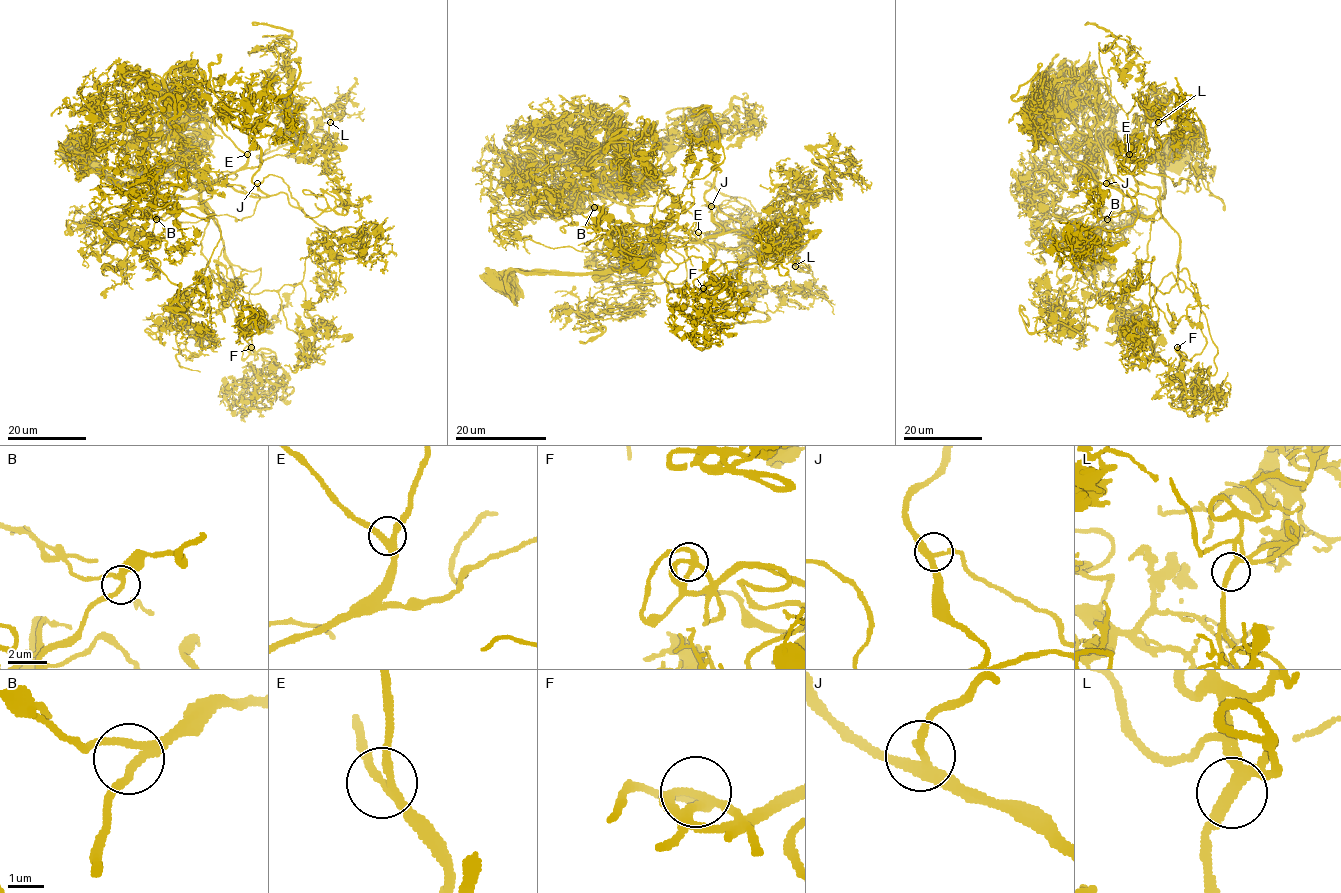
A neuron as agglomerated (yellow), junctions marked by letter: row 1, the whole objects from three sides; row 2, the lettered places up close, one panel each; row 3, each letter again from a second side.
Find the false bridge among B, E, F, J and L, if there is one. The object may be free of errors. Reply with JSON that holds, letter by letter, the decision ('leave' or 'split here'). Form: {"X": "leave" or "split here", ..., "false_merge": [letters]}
{"B": "leave", "E": "leave", "F": "leave", "J": "leave", "L": "leave", "false_merge": []}

